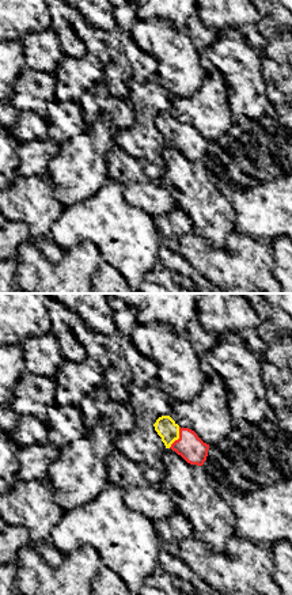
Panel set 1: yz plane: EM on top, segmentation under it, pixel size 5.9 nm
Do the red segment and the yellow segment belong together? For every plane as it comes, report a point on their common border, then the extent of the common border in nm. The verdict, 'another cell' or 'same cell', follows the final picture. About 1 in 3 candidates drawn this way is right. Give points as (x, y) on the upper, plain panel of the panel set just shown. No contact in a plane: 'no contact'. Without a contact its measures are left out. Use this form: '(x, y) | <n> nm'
(179, 133) | 140 nm

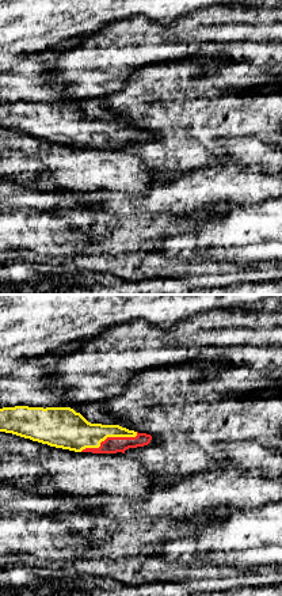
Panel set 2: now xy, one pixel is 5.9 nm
(109, 133) | 360 nm

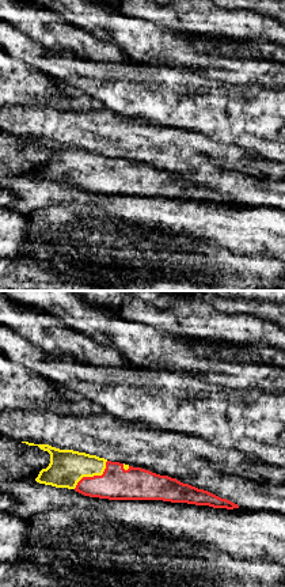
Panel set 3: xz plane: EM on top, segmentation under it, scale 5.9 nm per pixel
(94, 171) | 260 nm

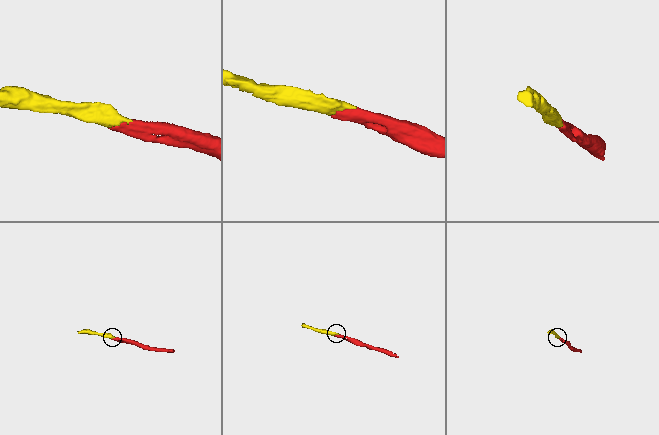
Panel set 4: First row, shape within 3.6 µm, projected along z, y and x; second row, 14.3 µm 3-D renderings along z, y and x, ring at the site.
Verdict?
same cell

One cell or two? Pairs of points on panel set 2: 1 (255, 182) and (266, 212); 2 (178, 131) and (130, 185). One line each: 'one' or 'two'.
1: two
2: two

